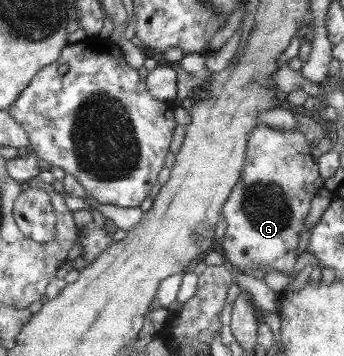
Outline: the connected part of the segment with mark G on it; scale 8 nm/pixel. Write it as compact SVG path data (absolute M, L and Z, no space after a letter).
M257 124L249 133L246 143L246 159L239 181L231 189L231 195L222 207L225 234L221 238L221 251L226 264L242 272L249 267L269 267L275 271L289 273L295 265L299 233L303 231L303 219L309 211L309 201L321 187L321 177L317 175L315 159L309 157L306 136L298 131L278 132Z

